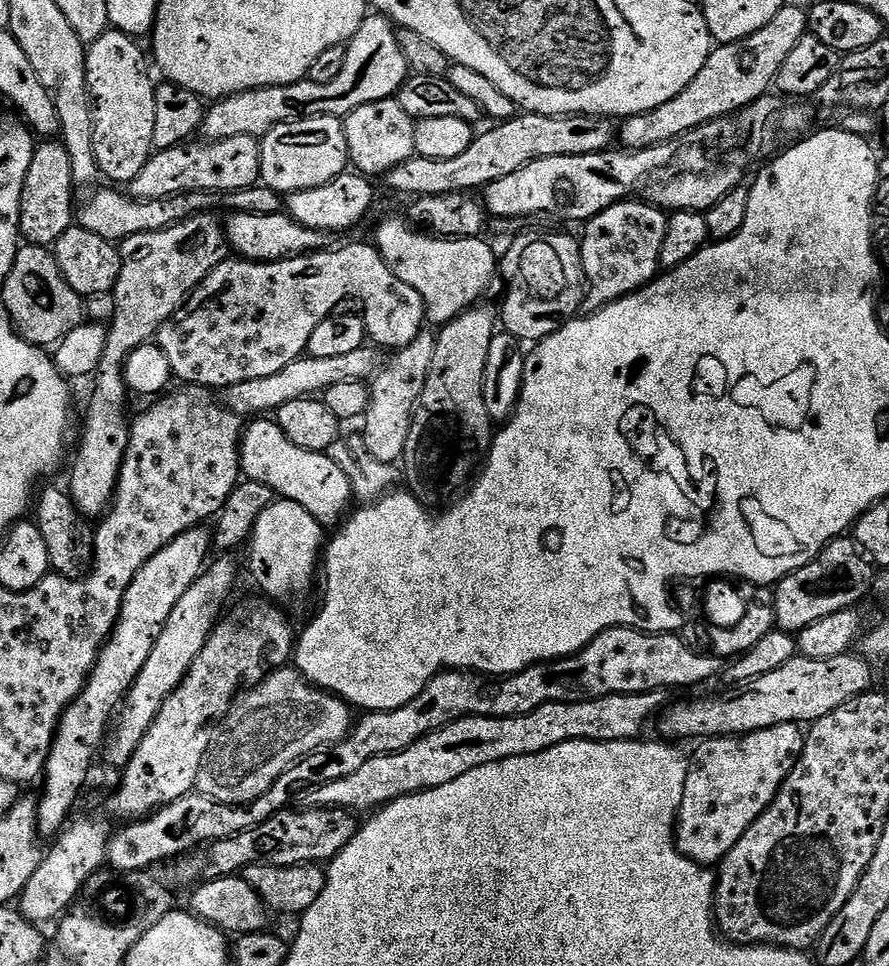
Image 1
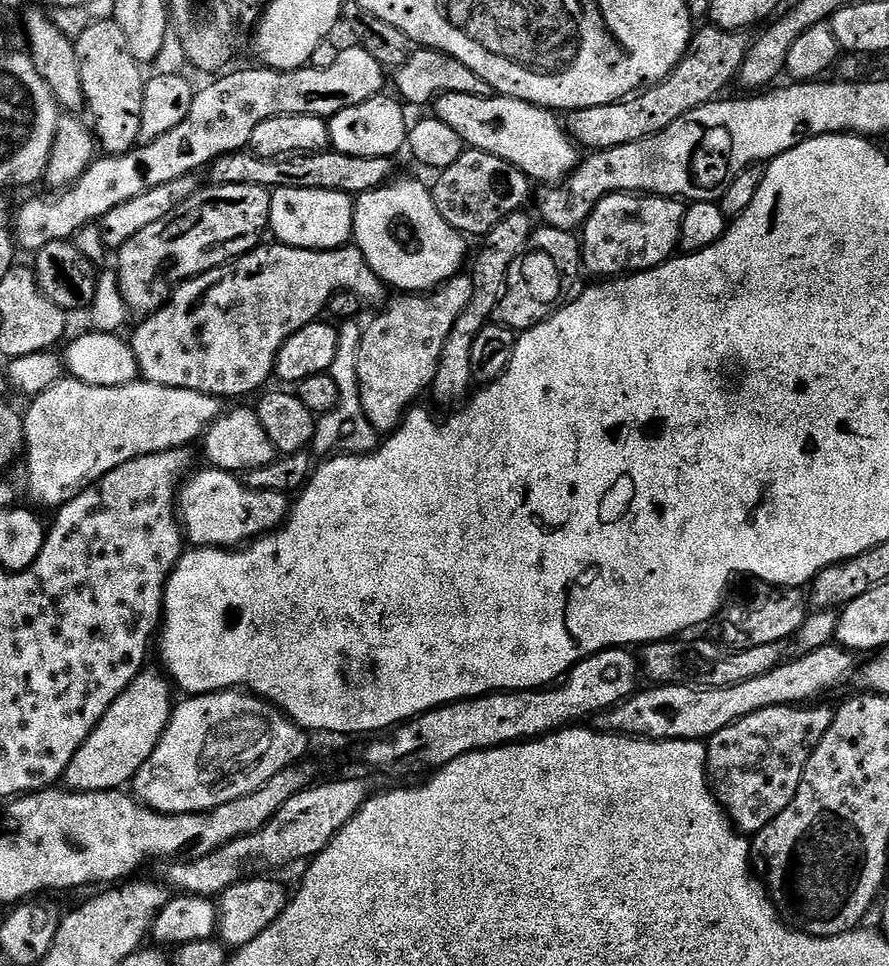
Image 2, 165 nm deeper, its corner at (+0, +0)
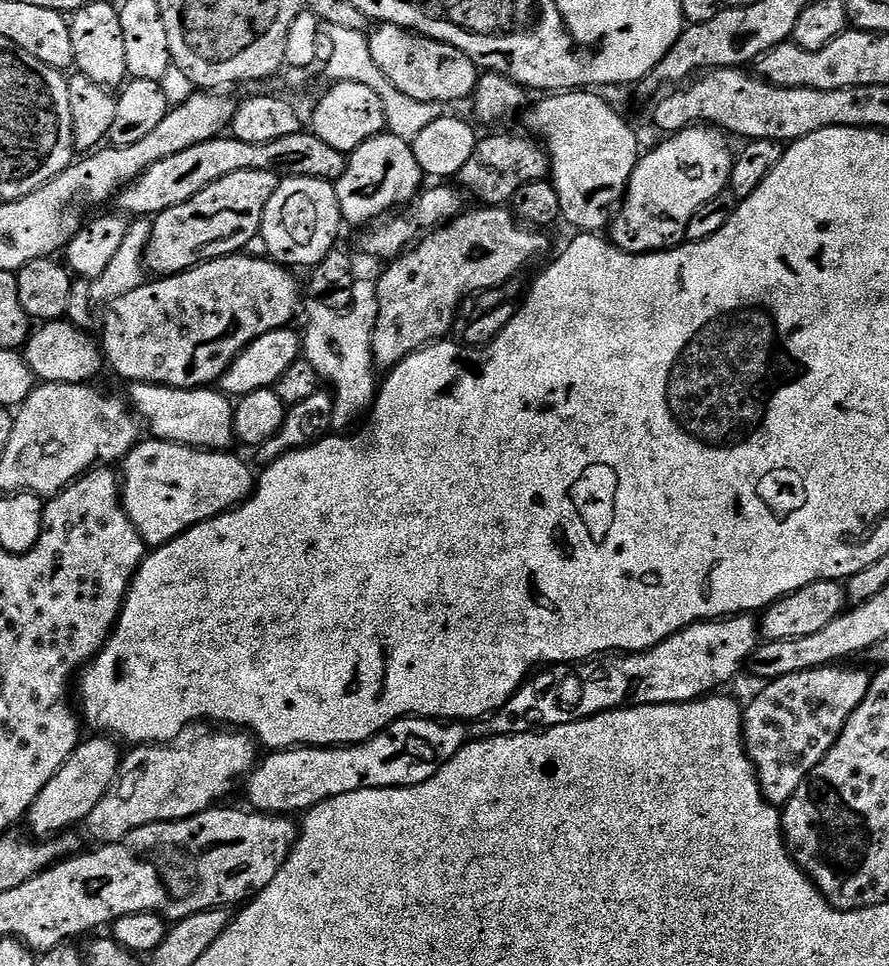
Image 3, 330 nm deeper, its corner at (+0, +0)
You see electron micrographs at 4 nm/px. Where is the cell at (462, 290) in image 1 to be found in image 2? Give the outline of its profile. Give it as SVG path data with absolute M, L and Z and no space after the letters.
M393 179L382 188L374 188L355 197L354 226L352 240L355 247L362 250L364 261L374 270L376 277L384 281L389 289L397 288L400 294L427 294L440 287L450 278L454 278L463 268L465 237L455 232L438 214L434 206L432 189L420 180Z

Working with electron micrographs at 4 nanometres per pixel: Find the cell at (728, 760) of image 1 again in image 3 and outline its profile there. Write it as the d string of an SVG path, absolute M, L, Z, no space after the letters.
M852 666L815 668L767 681L756 701L743 709L744 748L756 767L762 794L770 803L783 806L794 798L798 786L826 758L834 742L838 742L850 714L866 698L872 676L860 668L848 667Z

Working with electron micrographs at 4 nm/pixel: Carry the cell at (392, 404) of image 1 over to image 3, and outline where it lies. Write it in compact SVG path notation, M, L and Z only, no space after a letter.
M507 207L477 209L429 232L378 276L378 318L372 335L372 359L377 369L390 370L419 348L445 339L464 300L475 297L475 292L503 289L507 280L514 279L539 252L547 250L547 235L521 222Z

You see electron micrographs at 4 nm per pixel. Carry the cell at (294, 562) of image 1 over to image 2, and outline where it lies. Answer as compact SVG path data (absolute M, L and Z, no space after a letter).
M204 466L201 472L193 471L181 483L178 493L178 519L189 545L198 548L231 548L251 542L258 536L276 531L288 518L290 500L285 493L248 488L237 473L224 472L221 468Z

